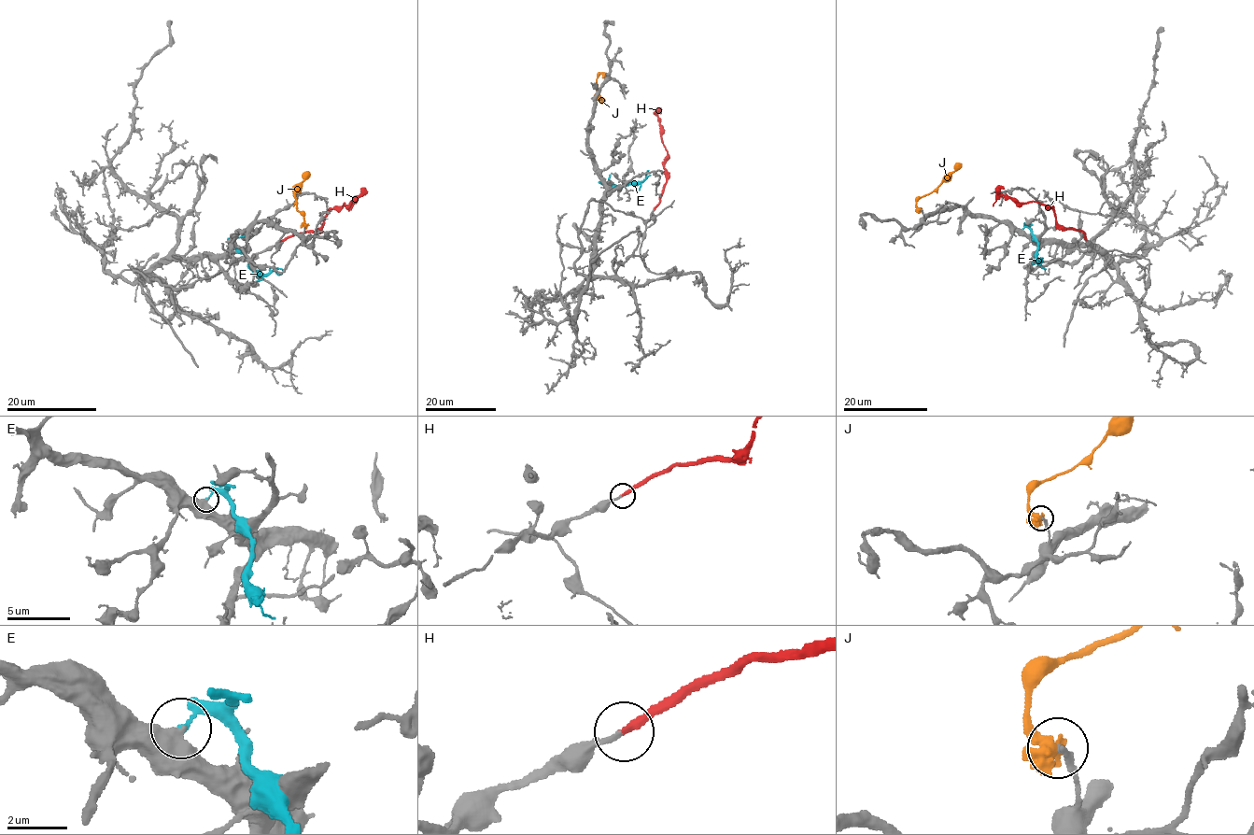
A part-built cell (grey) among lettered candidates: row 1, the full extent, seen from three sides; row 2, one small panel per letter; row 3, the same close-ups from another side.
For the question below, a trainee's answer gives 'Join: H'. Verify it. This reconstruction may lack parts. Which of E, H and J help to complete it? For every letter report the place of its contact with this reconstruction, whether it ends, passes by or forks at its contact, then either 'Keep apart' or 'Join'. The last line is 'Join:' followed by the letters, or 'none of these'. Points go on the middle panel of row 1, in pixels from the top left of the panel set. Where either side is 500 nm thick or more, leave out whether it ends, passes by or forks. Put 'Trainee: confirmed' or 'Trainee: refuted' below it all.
E: Touches grey at (600, 180). Keep apart
H: Touches grey at (654, 209). It ends there. Join
J: Touches grey at (604, 76). It passes by. Keep apart
Join: H
Trainee: confirmed

